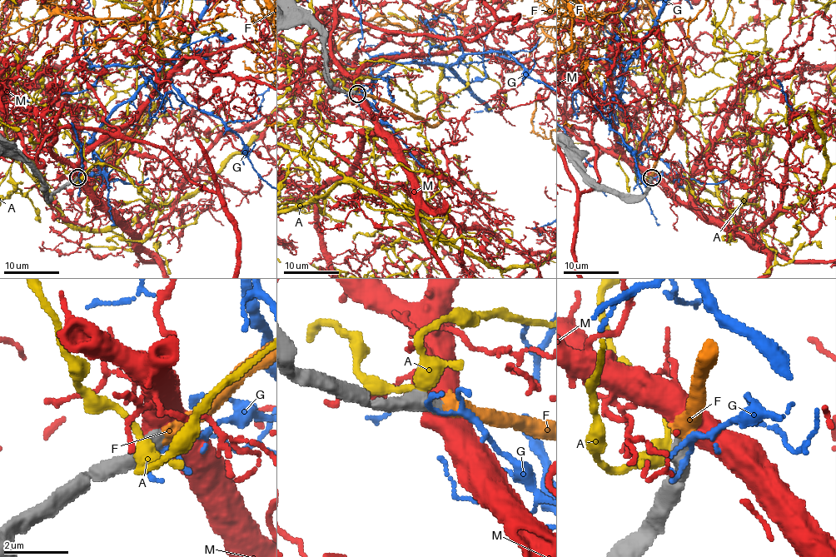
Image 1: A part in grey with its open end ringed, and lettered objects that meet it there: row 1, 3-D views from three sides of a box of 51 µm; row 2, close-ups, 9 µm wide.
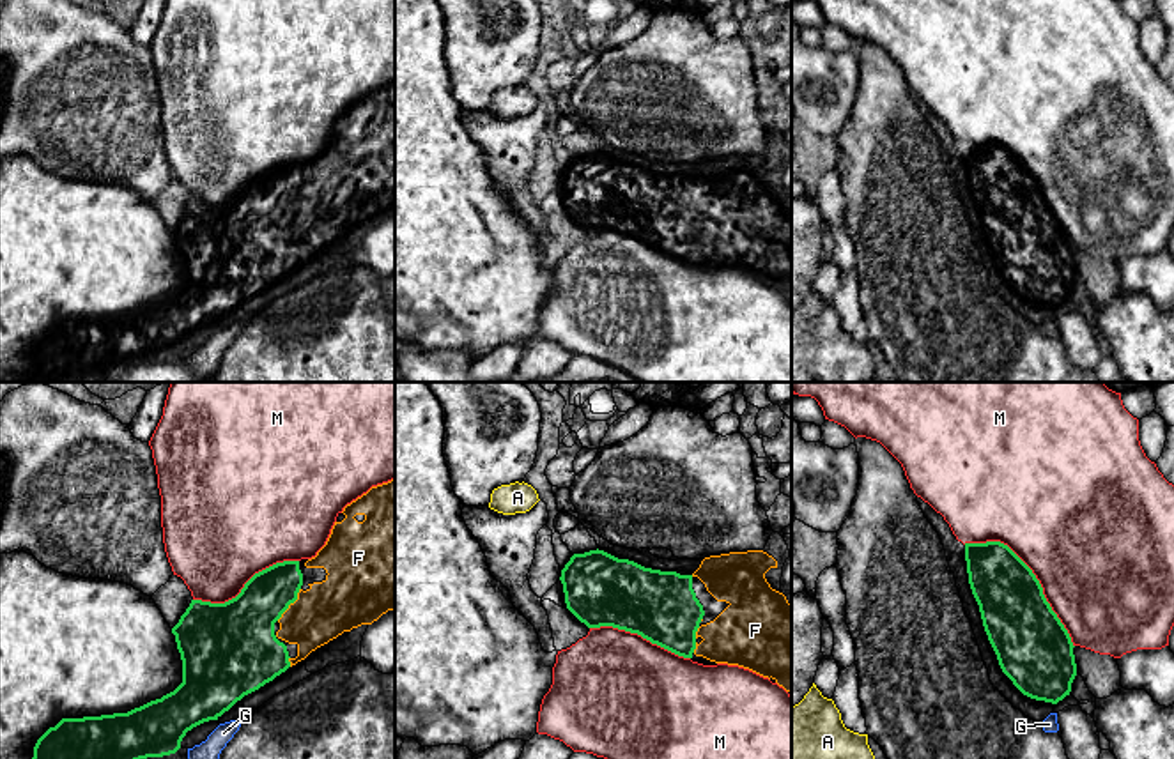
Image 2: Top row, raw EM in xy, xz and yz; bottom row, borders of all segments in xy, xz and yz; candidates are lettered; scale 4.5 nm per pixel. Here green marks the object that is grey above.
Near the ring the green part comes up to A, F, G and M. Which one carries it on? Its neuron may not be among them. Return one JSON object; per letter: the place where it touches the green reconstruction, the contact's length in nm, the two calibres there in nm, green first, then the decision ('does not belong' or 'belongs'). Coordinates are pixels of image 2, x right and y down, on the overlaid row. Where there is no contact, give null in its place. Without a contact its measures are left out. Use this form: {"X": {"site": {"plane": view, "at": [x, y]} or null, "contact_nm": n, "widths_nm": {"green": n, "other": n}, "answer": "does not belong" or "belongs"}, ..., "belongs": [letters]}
{"A": {"site": null, "answer": "does not belong"}, "F": {"site": {"plane": "xy", "at": [291, 602]}, "contact_nm": 190, "widths_nm": {"green": 280, "other": 260}, "answer": "belongs"}, "G": {"site": null, "answer": "does not belong"}, "M": {"site": {"plane": "yz", "at": [1034, 575]}, "contact_nm": 700, "widths_nm": {"green": 320, "other": 500}, "answer": "does not belong"}, "belongs": ["F"]}

